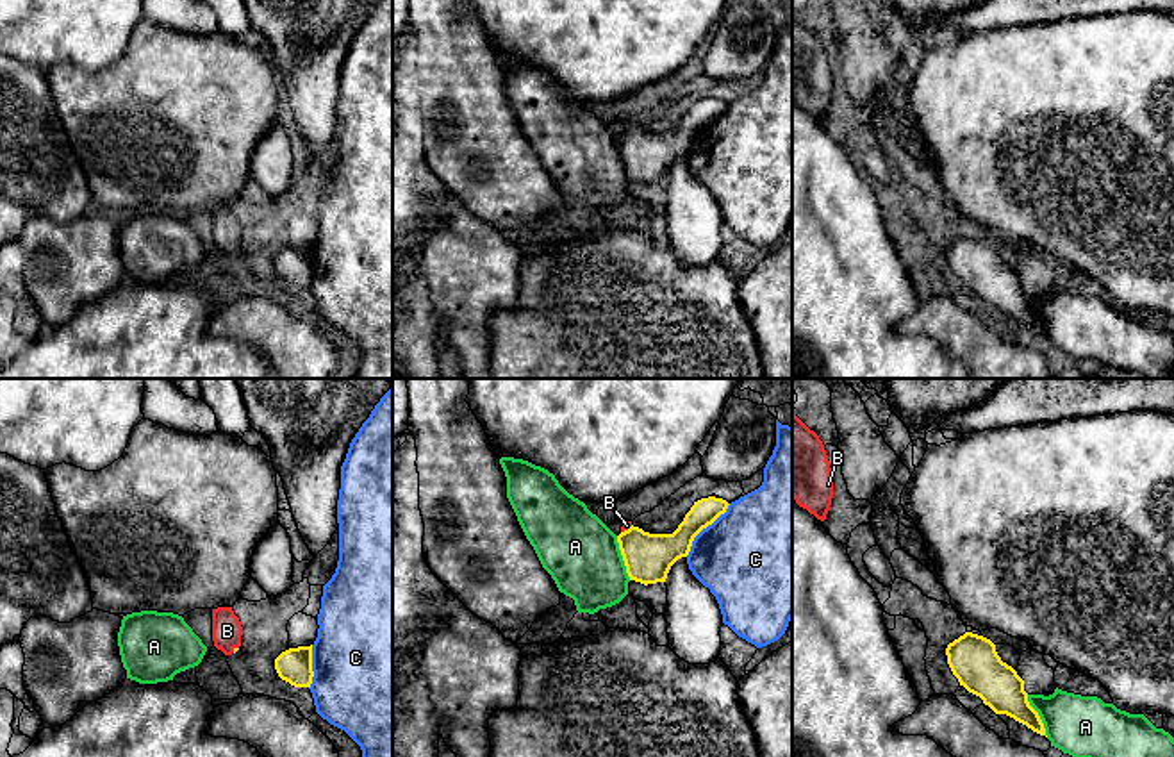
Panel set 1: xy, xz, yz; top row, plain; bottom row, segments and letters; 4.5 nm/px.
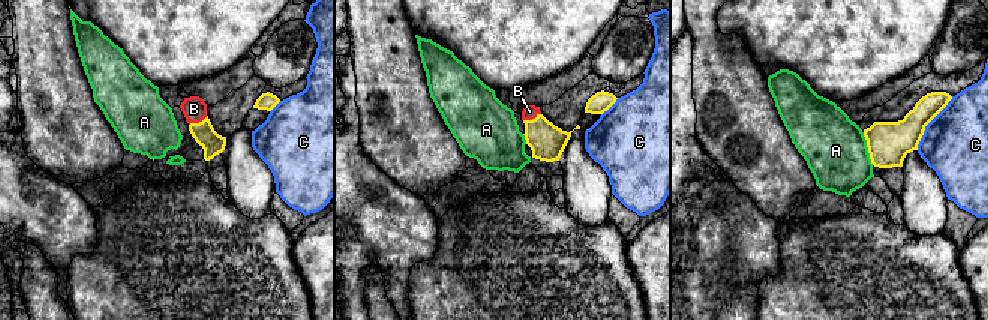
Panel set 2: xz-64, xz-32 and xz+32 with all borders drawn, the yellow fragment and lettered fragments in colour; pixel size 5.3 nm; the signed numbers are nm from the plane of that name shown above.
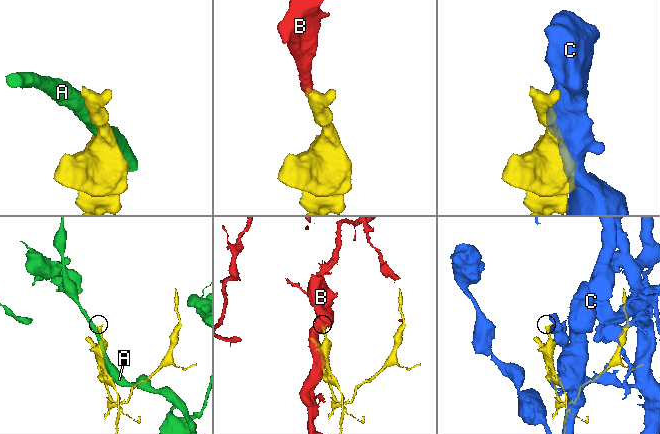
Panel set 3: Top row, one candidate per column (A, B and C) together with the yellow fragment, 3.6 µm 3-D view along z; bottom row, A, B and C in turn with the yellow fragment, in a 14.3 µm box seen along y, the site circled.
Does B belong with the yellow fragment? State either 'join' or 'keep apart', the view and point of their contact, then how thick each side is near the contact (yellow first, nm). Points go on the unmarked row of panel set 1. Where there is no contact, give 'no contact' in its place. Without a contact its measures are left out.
join | xz (628, 129) | 220/30 nm

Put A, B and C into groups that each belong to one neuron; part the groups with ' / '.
A / B / C

